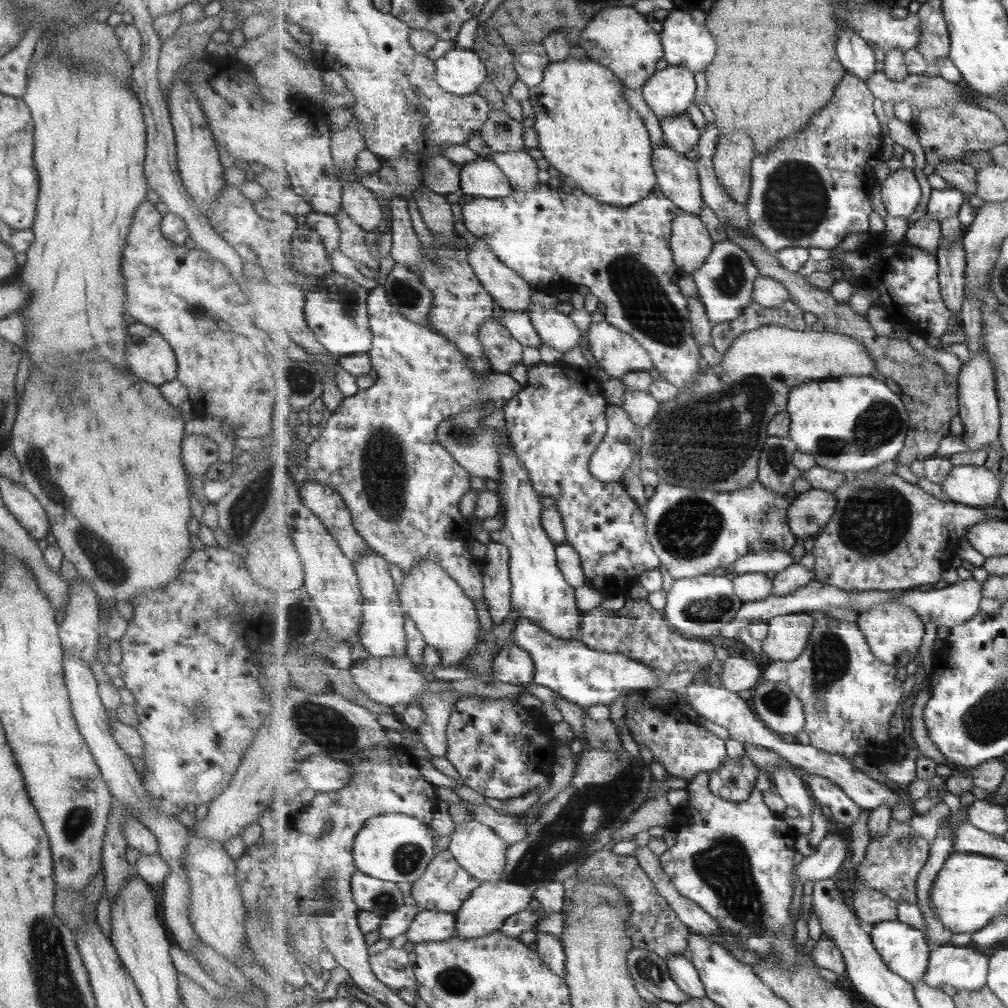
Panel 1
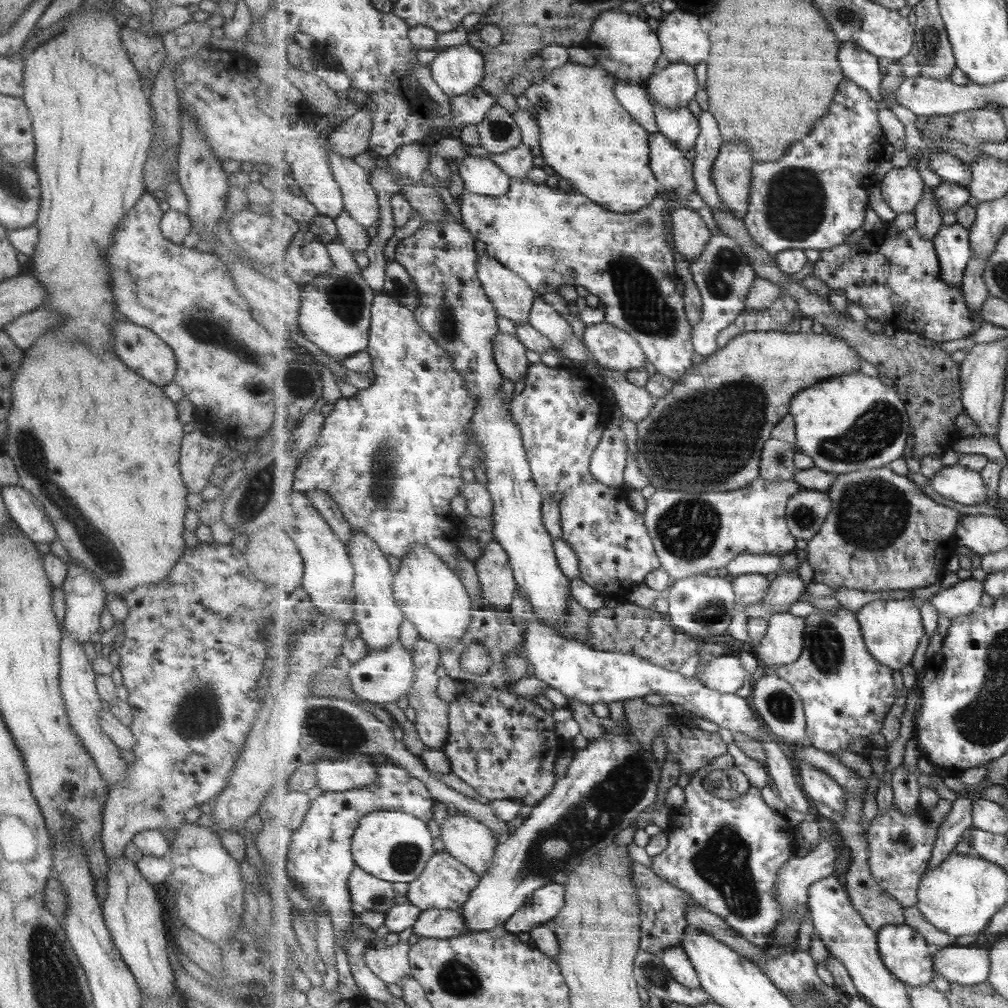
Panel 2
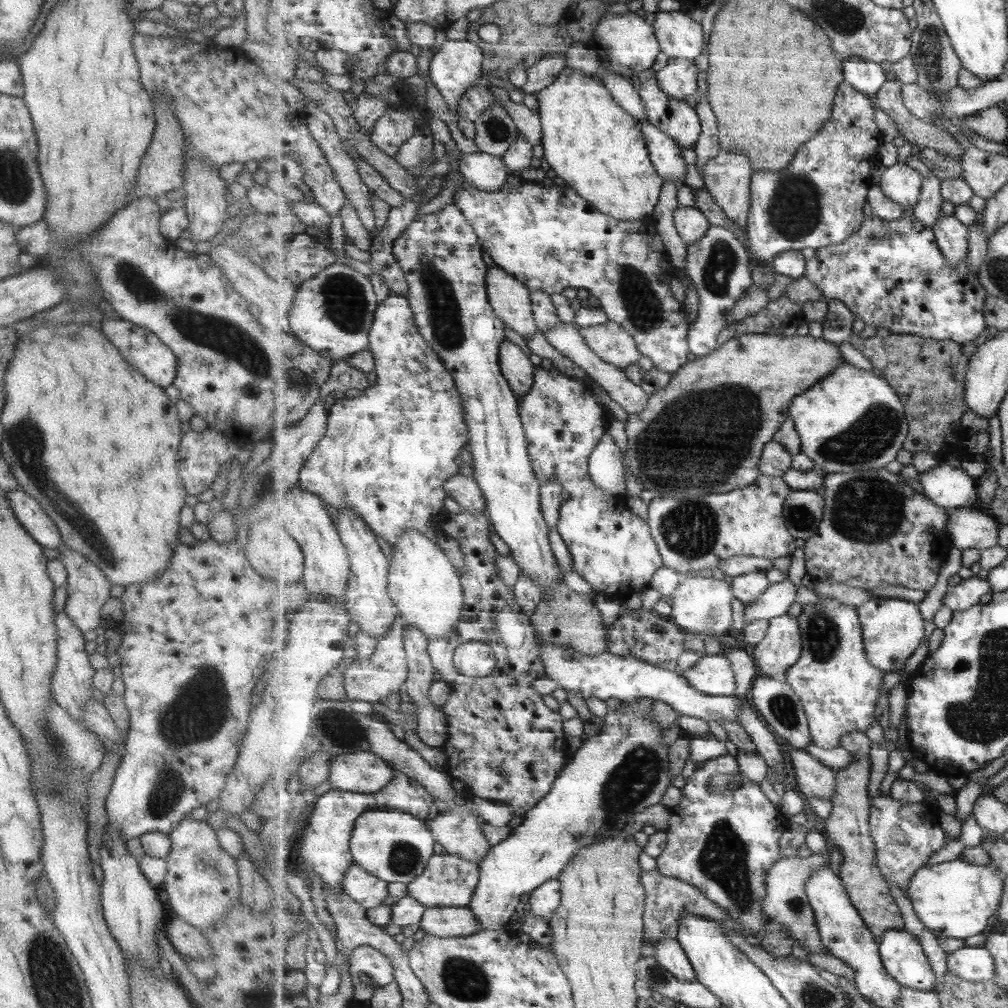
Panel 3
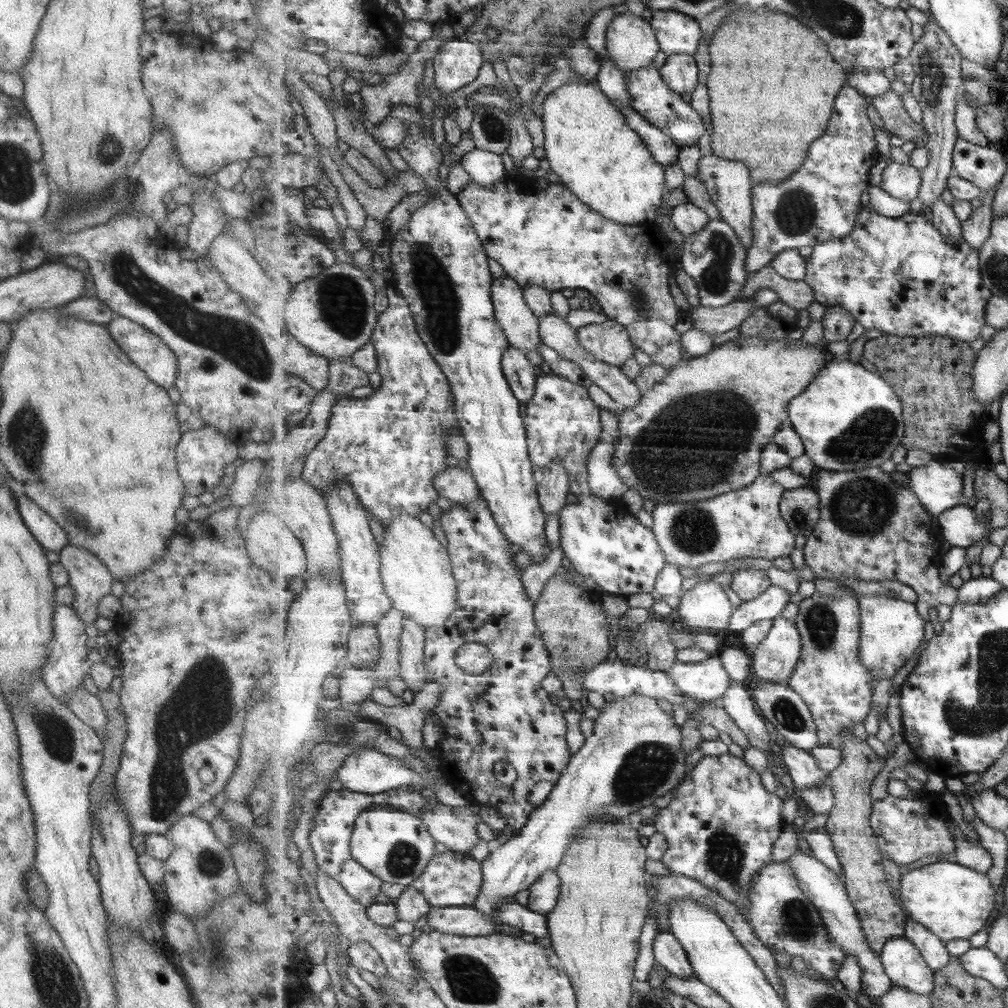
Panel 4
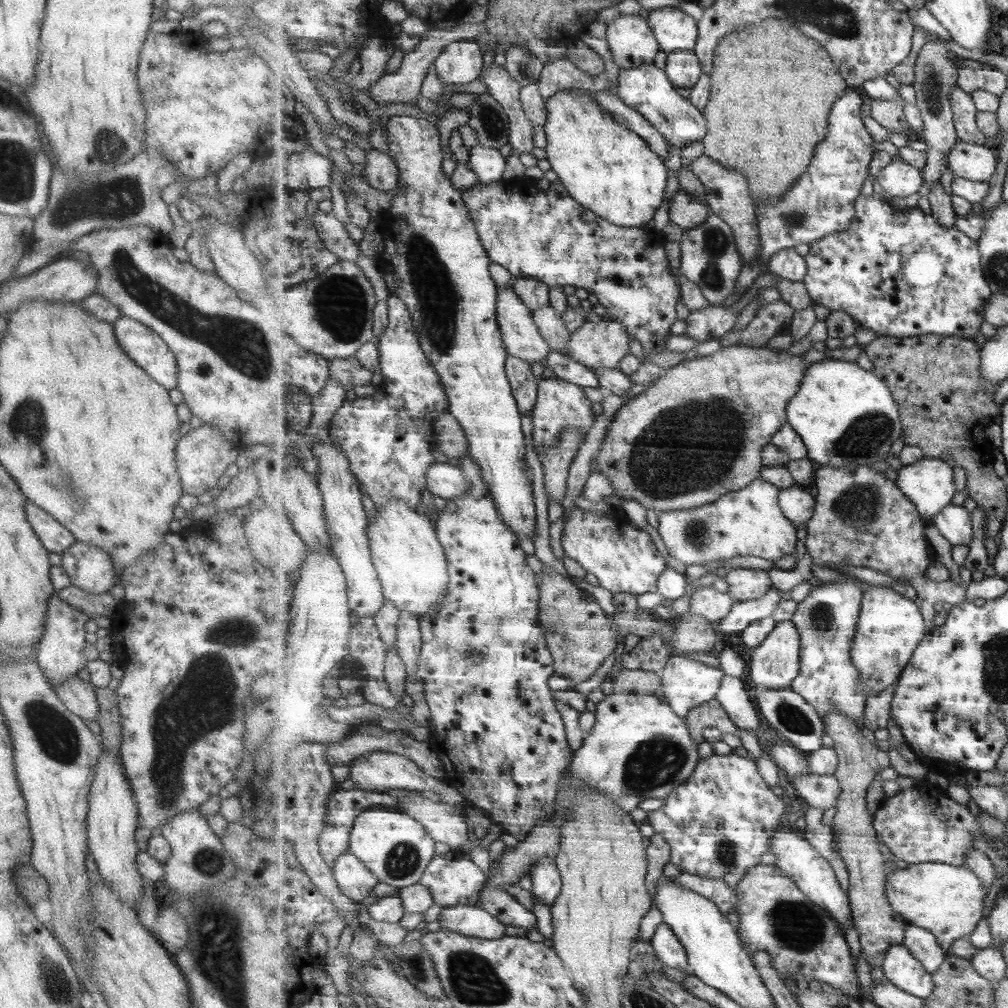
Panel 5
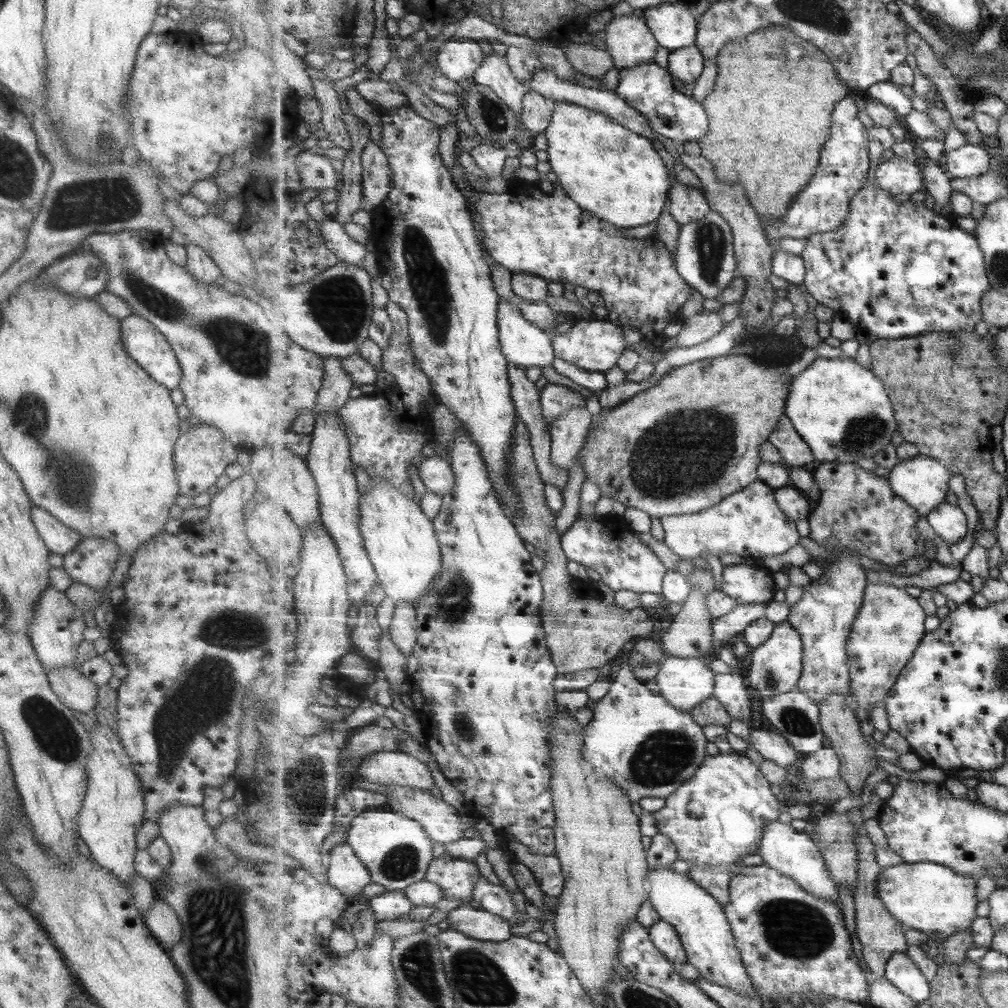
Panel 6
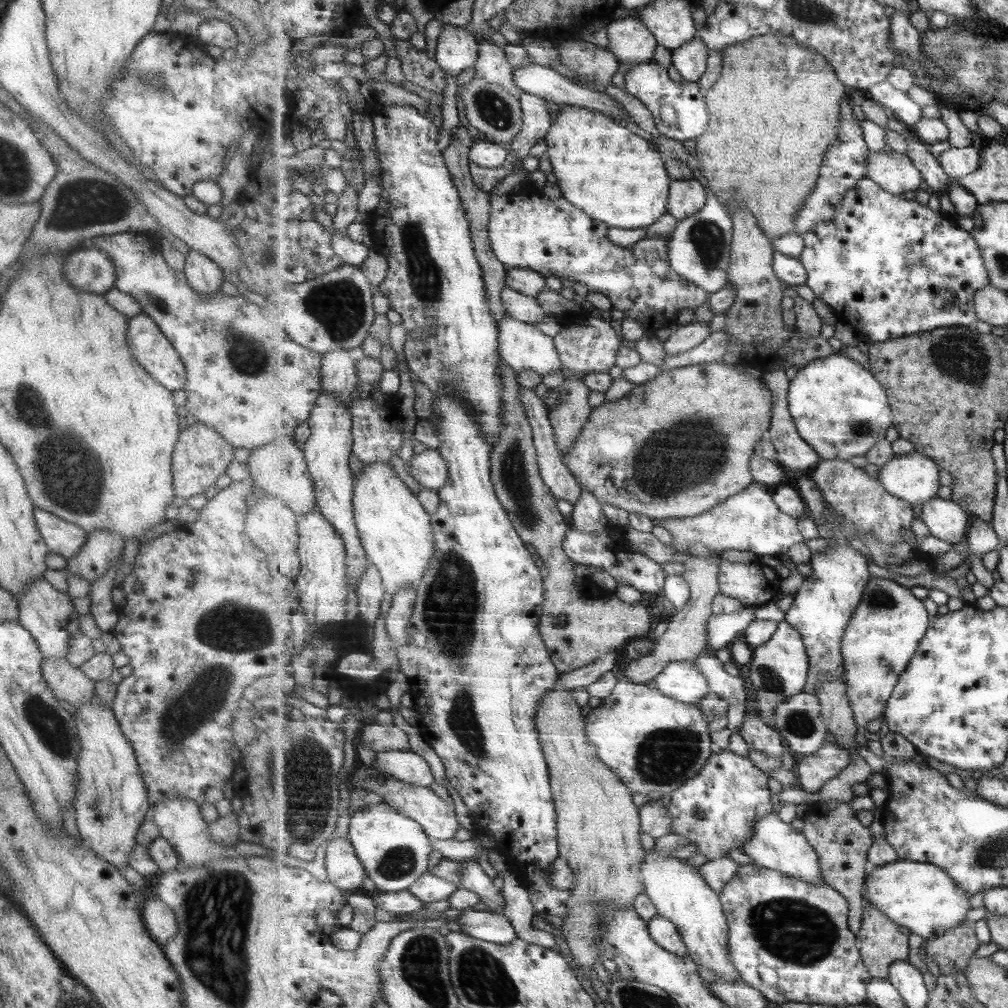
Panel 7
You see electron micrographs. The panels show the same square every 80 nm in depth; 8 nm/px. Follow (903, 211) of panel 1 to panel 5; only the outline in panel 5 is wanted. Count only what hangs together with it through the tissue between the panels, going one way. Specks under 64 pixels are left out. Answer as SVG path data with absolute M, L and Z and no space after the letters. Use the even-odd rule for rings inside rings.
M899 155L878 173L879 184L891 197L905 198L917 194L925 184L923 170L906 163Z

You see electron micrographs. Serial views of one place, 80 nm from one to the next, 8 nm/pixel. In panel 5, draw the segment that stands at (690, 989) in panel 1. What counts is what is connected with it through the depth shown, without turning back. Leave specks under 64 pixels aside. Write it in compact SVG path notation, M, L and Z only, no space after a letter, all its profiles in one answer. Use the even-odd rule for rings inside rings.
M664 922L661 923L650 941L663 965L678 968L683 972L686 972L686 970L691 971L692 966L690 965L686 947L683 946L671 926Z

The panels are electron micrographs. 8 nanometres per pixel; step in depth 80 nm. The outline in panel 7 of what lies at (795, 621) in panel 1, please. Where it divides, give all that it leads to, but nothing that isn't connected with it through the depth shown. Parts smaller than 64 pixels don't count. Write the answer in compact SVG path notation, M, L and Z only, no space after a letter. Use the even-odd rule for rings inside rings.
M783 620L778 623L773 638L755 648L751 654L749 680L756 691L759 715L771 727L777 726L774 708L786 701L787 697L804 692L810 676L810 655L806 651L806 643L802 634L791 623Z

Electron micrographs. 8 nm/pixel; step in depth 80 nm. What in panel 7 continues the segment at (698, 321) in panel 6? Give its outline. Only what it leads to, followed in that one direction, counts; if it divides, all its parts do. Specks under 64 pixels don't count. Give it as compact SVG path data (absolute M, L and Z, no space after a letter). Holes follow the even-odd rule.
M691 321L686 325L679 326L661 345L665 355L681 354L681 352L689 352L689 350L700 346L711 336L711 324L709 322Z

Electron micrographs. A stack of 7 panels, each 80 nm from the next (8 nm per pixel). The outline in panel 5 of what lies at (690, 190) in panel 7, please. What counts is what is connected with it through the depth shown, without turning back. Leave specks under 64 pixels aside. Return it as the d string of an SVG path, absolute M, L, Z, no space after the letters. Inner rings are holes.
M679 189L673 196L670 222L676 223L684 232L701 226L711 215L711 208L694 195Z

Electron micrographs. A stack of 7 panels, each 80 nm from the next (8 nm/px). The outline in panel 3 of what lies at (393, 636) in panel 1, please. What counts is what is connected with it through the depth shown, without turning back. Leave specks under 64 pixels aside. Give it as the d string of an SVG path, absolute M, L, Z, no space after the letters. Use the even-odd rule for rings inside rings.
M350 506L340 507L337 510L338 520L335 522L342 541L347 546L351 561L346 608L351 613L352 620L360 627L360 631L379 641L389 632L396 620L402 617L400 608L391 598L389 591L390 561L383 554L374 530Z

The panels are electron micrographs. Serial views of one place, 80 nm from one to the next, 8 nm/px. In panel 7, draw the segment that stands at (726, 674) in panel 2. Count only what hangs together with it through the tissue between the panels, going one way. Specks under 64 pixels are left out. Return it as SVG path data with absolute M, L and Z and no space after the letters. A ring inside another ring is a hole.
M694 660L670 662L655 681L663 694L687 704L700 702L711 691L708 678Z

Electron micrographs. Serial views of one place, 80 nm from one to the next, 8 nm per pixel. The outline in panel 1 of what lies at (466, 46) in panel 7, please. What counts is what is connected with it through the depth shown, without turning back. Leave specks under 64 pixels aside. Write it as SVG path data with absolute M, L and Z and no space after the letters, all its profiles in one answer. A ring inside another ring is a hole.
M451 49L436 60L436 69L438 84L456 95L477 93L488 74L485 63L472 49Z

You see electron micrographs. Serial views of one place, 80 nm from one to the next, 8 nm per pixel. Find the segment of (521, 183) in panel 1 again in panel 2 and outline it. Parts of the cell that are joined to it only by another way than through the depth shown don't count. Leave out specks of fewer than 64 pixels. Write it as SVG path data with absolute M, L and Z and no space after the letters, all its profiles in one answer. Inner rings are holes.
M460 132L454 136L454 139L463 145L463 148L469 155L490 159L495 162L497 166L501 166L502 169L510 175L510 178L525 180L527 179L527 176L529 176L529 172L533 170L535 156L531 154L531 147L527 146L523 142L519 146L512 148L507 152L493 154L487 152L483 146L471 146L466 144L460 137Z

